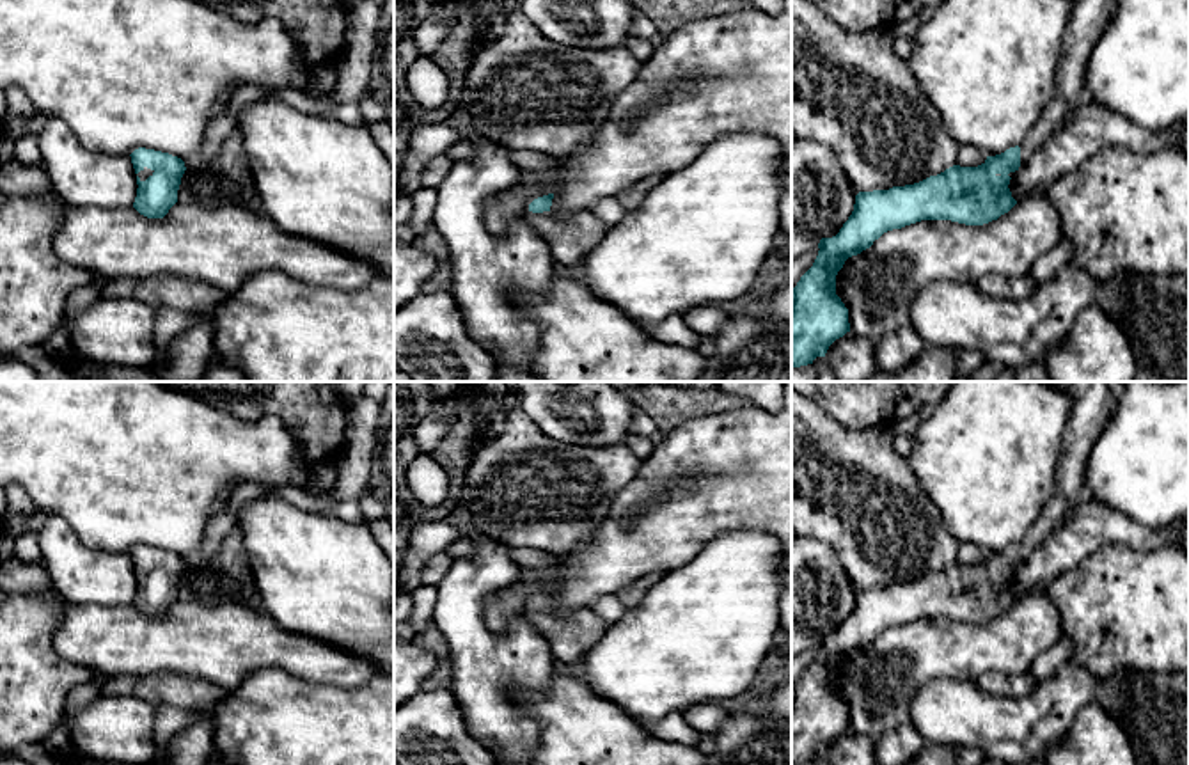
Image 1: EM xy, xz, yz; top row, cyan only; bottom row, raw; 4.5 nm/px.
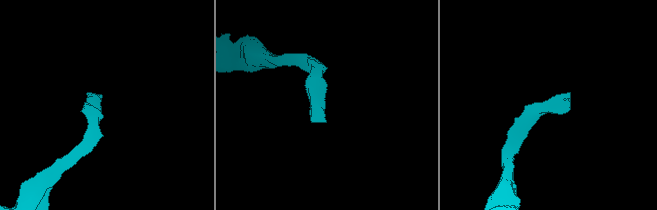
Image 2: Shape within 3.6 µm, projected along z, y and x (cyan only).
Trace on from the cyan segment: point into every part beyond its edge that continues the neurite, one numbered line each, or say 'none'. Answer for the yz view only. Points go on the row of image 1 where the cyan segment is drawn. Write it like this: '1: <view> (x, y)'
1: yz (1088, 18)

